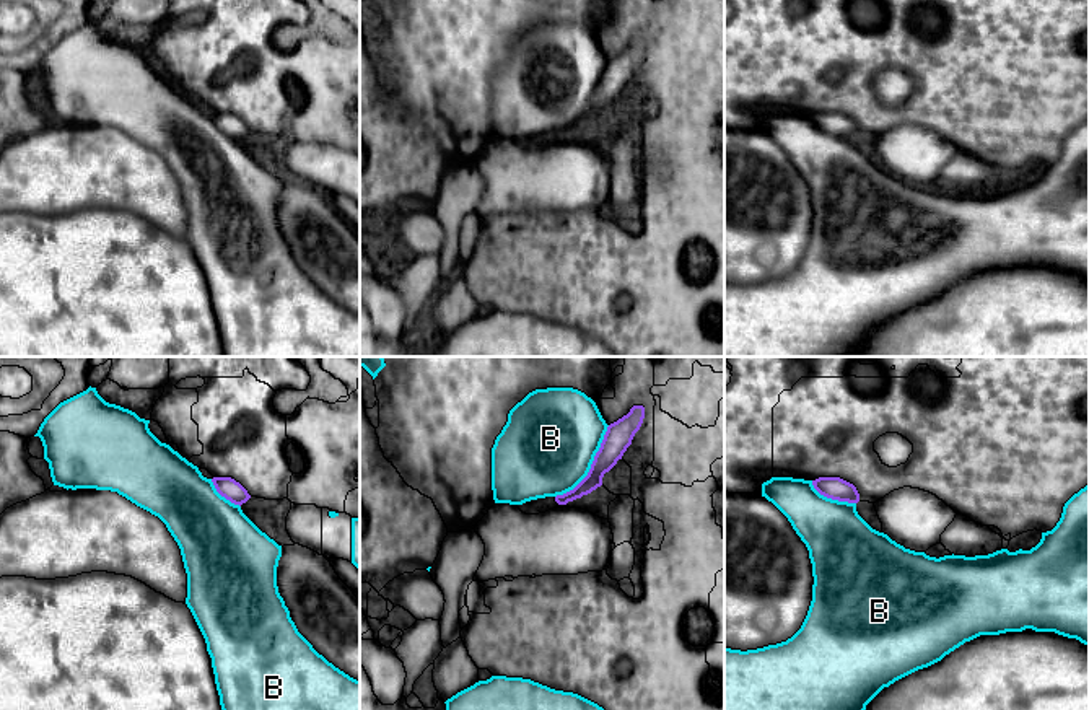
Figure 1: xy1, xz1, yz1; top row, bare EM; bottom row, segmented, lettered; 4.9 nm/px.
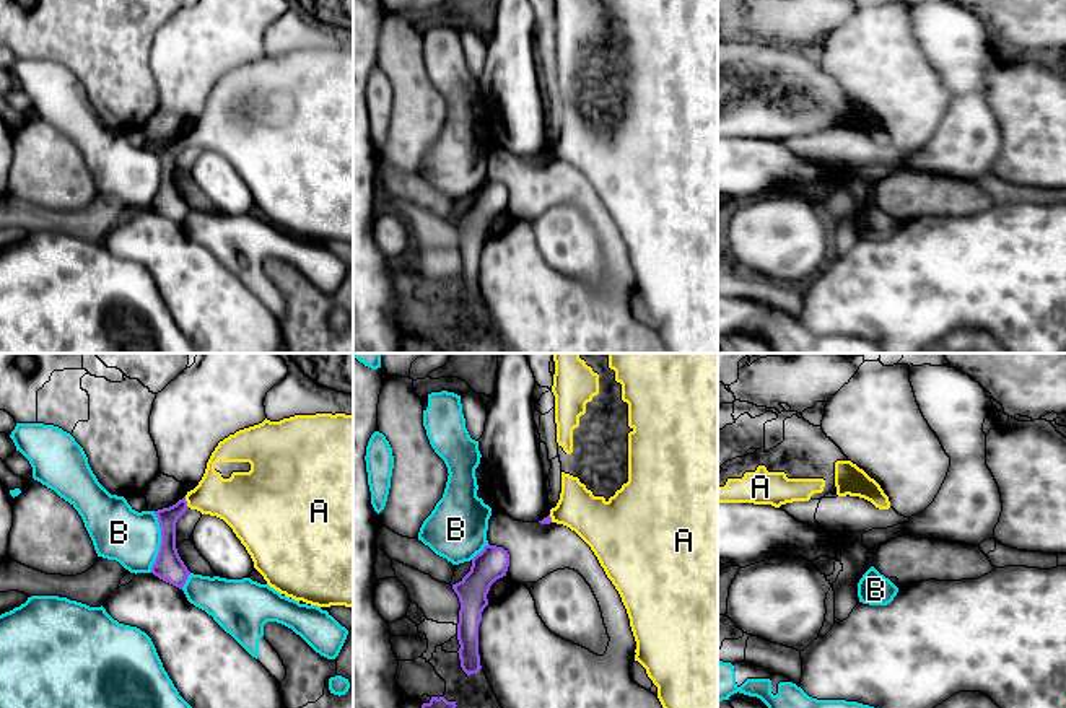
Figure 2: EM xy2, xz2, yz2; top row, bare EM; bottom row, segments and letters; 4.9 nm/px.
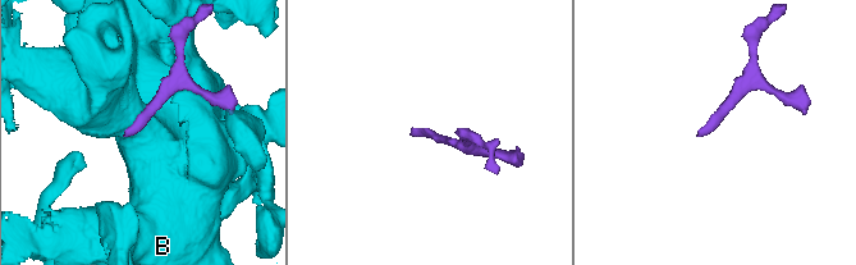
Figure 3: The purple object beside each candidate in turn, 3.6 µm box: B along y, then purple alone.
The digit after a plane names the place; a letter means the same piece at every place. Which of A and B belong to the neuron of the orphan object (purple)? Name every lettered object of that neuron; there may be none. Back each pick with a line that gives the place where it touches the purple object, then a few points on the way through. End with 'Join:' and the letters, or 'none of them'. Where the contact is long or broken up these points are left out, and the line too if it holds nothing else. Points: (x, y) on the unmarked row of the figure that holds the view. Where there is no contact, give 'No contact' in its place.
A: Touches purple at xy2 (186, 137). Path across: xy2 (168, 152), (186, 137), (236, 135)
Join: A

